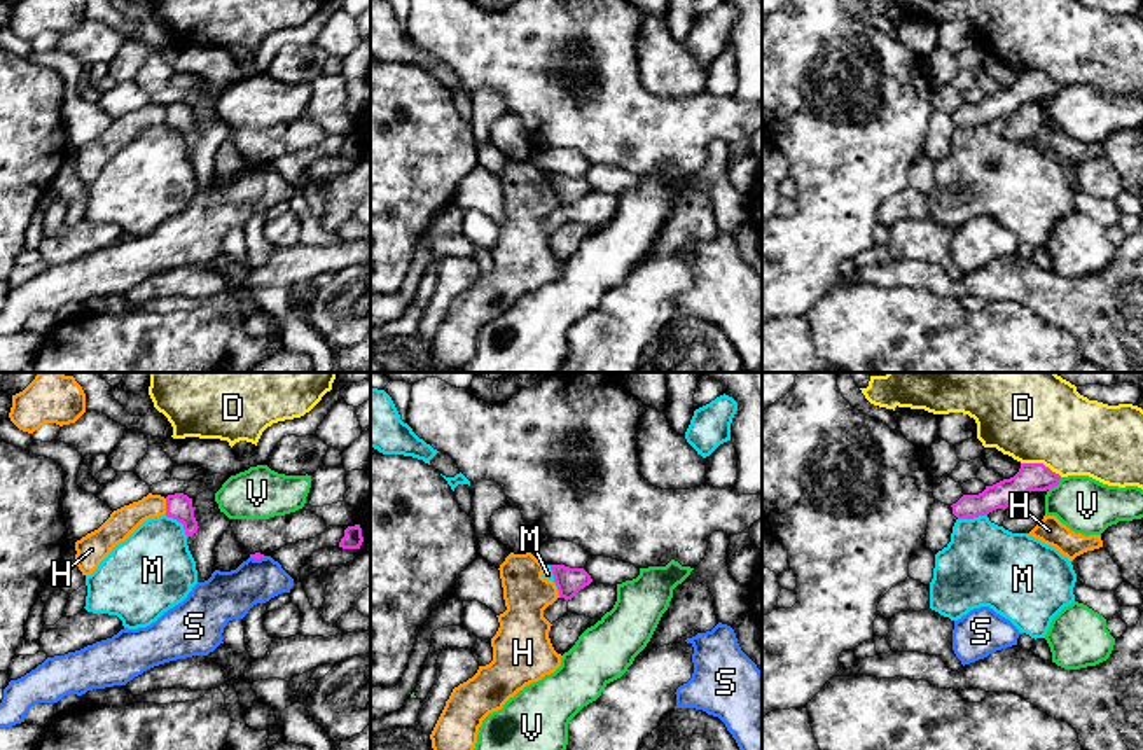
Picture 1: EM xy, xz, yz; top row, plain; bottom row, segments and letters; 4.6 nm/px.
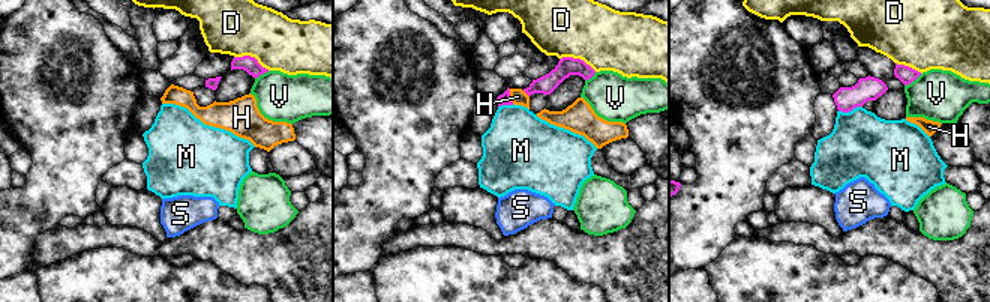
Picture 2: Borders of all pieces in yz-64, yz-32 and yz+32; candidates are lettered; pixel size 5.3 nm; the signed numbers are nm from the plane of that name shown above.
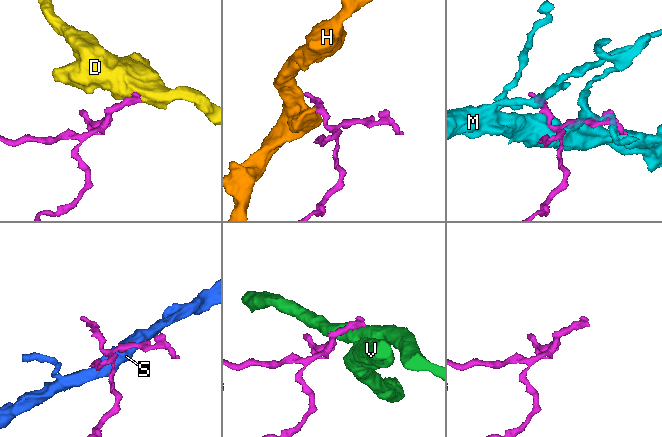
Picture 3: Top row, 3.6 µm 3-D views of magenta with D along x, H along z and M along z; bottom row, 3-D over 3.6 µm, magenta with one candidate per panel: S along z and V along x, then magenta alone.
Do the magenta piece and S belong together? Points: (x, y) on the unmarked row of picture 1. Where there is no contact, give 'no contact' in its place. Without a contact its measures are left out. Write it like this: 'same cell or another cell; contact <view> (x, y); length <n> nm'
another cell; contact xy (257, 166); length 80 nm

